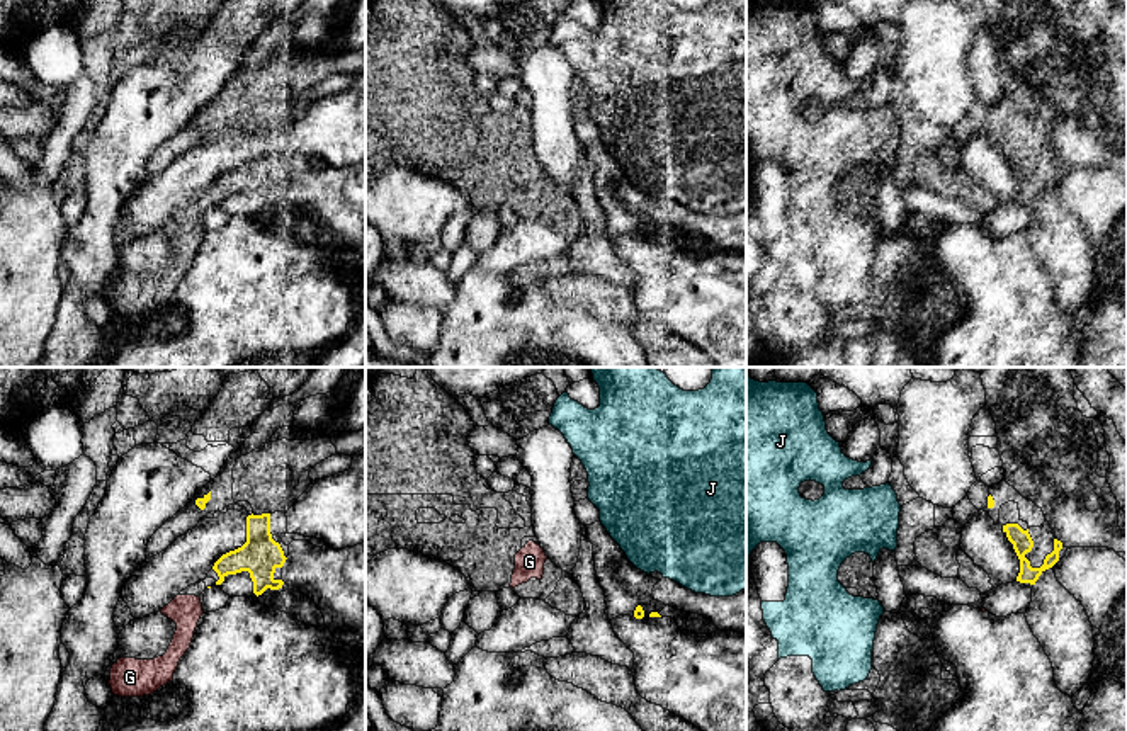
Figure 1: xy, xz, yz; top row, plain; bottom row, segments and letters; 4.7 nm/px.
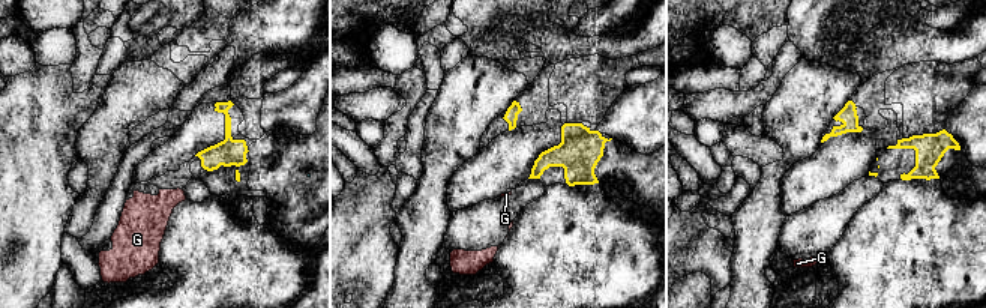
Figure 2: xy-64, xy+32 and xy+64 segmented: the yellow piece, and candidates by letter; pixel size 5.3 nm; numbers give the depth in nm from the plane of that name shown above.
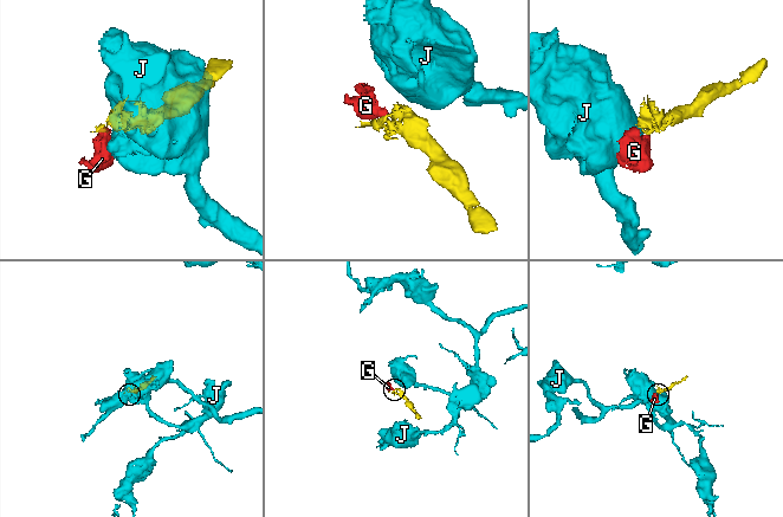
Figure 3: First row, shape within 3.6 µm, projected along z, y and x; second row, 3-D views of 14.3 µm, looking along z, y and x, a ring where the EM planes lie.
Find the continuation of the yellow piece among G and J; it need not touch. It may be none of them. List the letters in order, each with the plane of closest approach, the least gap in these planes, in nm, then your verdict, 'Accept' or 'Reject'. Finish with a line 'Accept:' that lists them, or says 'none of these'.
G: Closest in xy. Distance 60 nm. Accept
J: Closest in xz. Distance 160 nm. Reject
Accept: G

